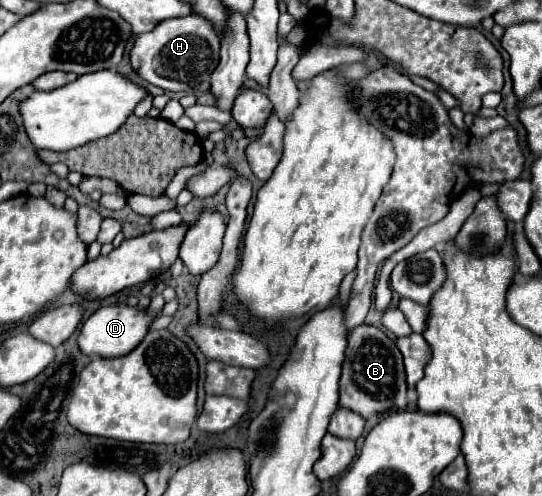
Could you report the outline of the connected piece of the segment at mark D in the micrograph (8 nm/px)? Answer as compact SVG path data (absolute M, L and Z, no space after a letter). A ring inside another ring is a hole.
M101 306L93 316L89 316L79 332L77 346L85 356L101 356L101 358L119 358L131 352L147 334L149 324L159 314L147 314L141 308L131 306Z

